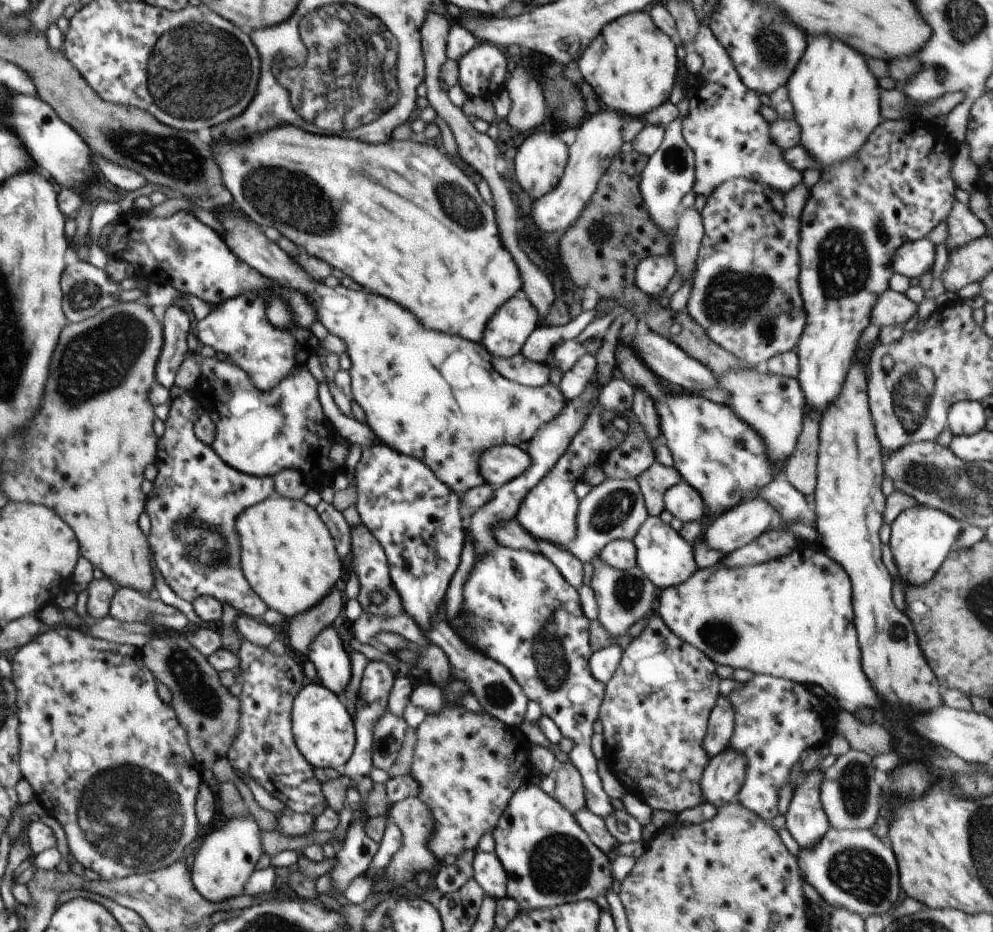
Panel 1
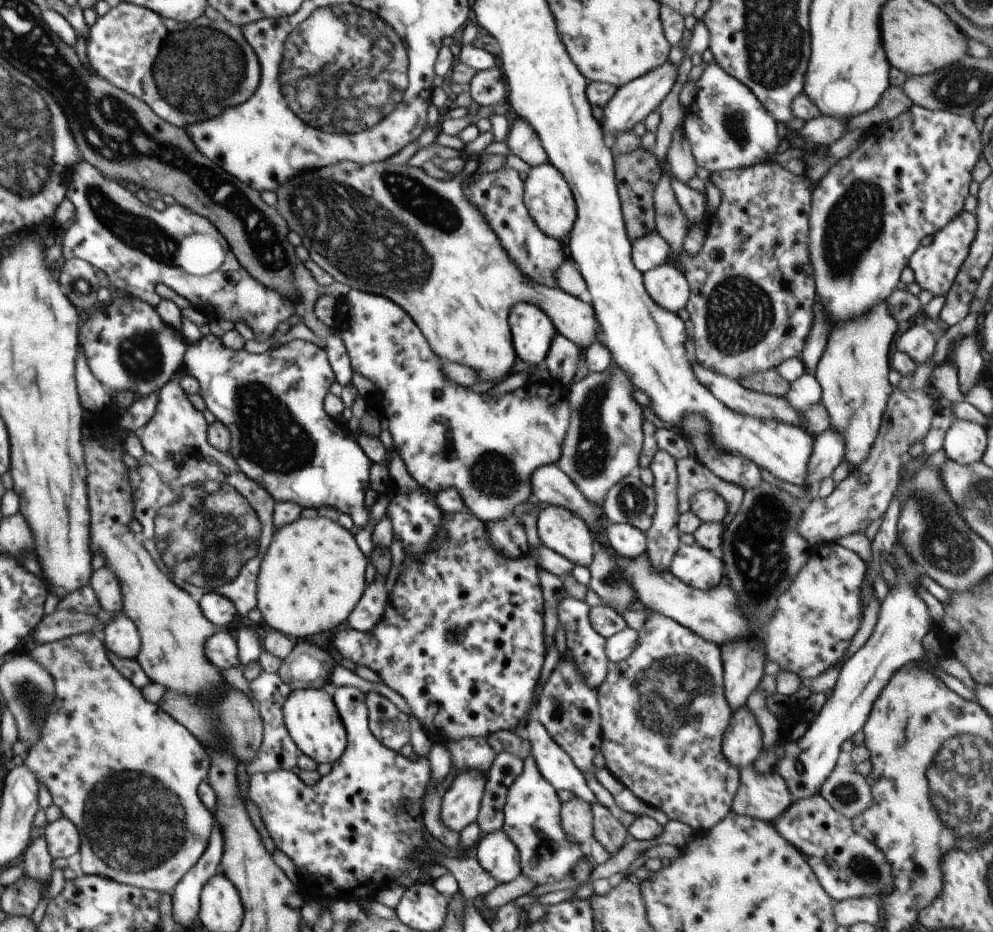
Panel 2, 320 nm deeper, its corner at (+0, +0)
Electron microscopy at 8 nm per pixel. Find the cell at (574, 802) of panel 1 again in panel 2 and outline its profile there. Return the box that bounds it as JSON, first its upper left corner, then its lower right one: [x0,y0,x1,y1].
[561,796,593,844]

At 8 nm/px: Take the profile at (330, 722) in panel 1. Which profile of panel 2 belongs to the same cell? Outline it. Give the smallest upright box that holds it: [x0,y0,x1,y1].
[282,688,348,764]

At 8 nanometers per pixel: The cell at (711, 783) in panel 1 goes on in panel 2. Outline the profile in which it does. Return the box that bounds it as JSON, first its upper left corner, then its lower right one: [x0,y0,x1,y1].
[722,708,762,771]

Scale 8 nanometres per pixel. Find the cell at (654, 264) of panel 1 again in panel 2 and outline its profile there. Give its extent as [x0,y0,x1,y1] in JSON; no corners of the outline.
[642,262,690,313]

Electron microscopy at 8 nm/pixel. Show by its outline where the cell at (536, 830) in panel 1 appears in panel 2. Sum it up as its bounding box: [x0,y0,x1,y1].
[502,756,586,886]

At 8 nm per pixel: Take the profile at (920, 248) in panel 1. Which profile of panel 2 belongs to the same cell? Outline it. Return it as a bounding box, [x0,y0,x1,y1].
[909,209,977,296]

